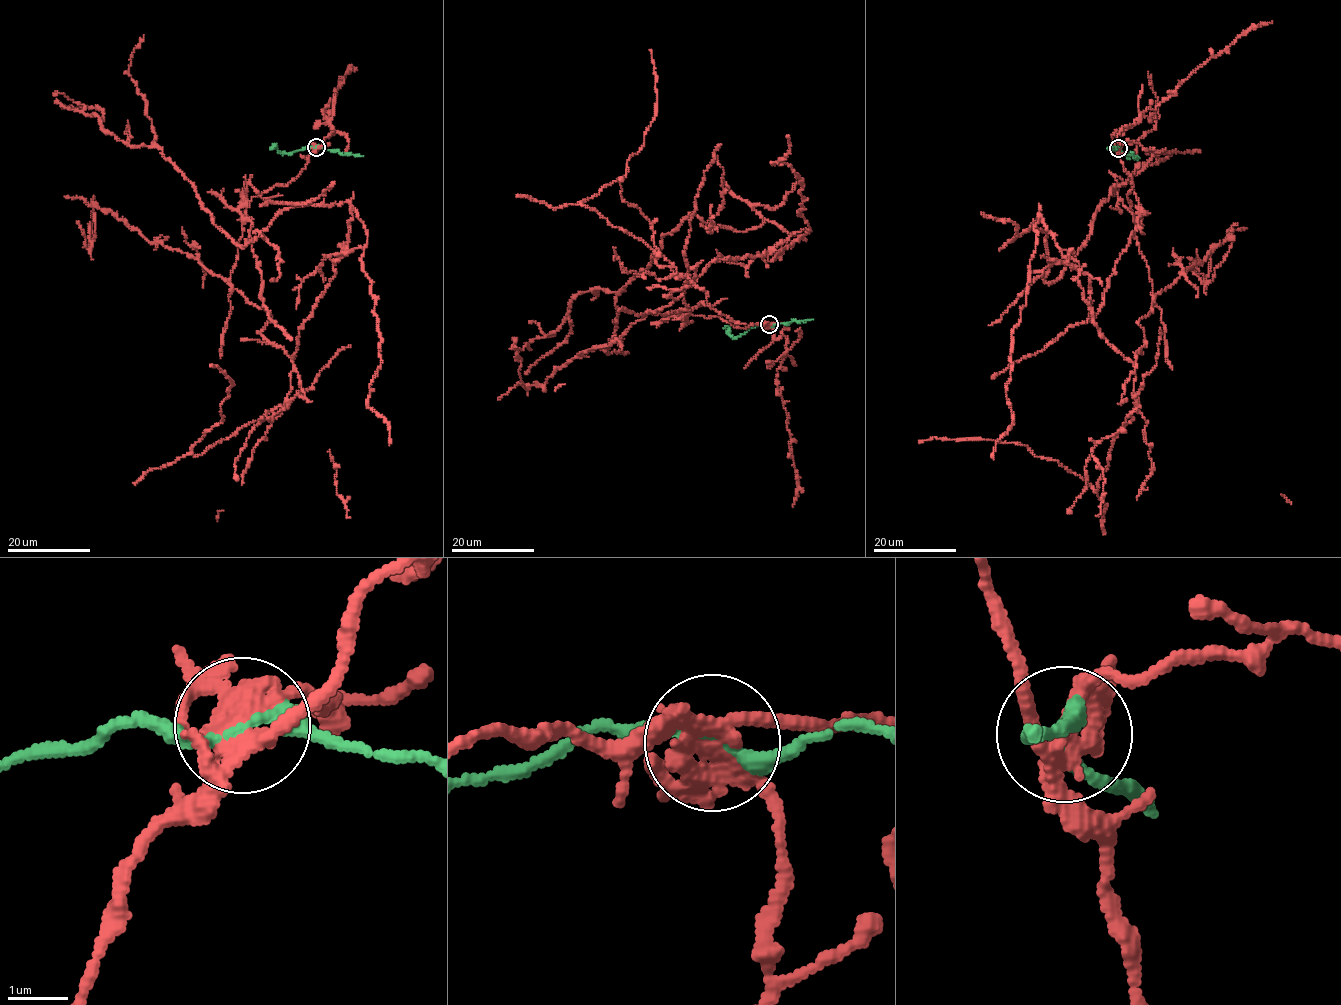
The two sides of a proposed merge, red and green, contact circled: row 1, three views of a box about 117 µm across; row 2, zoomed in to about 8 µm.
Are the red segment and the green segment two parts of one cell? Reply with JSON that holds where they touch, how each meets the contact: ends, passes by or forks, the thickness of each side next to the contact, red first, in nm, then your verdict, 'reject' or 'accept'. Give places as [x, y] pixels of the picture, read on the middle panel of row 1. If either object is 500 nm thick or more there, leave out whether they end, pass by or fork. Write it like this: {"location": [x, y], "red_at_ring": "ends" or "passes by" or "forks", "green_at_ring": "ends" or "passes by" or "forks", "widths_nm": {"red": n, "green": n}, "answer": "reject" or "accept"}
{"location": [769, 324], "red_at_ring": "forks", "green_at_ring": "passes by", "widths_nm": {"red": 280, "green": 200}, "answer": "reject"}

